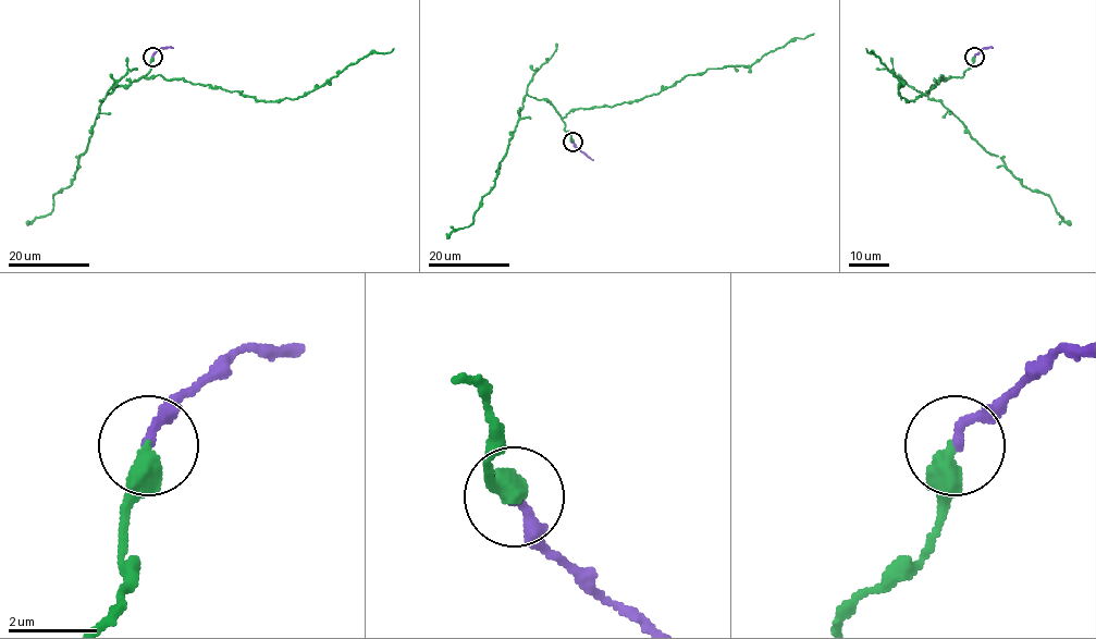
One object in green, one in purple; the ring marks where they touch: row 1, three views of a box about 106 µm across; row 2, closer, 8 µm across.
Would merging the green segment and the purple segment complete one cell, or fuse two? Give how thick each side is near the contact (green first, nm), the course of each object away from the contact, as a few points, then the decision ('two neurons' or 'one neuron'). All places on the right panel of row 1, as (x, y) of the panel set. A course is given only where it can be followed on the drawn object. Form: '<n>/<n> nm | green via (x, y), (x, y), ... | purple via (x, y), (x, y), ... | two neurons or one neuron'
440/220 nm | green via (974, 56), (961, 77), (940, 74), (934, 87), (907, 101), (901, 99), (899, 81), (865, 48) | purple via (974, 56), (983, 48), (993, 48) | one neuron

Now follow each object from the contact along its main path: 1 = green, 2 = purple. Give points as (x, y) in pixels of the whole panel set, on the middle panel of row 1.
1: (573, 142), (563, 119), (567, 113), (639, 101), (707, 70), (749, 66), (796, 37), (804, 39), (813, 33)
2: (573, 142), (593, 160)

